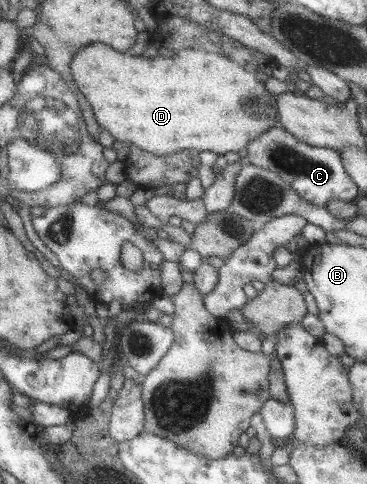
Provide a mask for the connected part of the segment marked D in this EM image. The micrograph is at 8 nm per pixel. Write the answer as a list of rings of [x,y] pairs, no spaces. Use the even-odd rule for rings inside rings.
[[[96,42],[76,54],[71,69],[79,91],[92,106],[99,126],[108,129],[117,140],[136,145],[140,150],[156,156],[178,151],[208,150],[217,155],[238,152],[268,128],[278,126],[276,96],[266,91],[264,82],[258,81],[254,73],[244,70],[225,56],[201,49],[178,48],[172,57],[158,54],[157,57],[148,58],[138,53],[123,53],[109,44]]]

